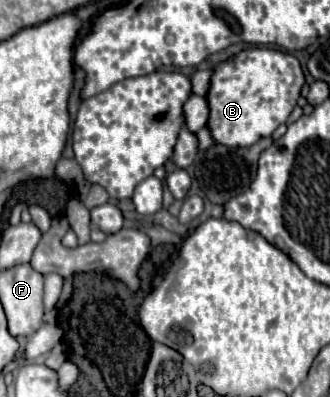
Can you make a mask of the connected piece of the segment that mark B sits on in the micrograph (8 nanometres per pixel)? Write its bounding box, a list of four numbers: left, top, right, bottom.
[205,47,305,147]

